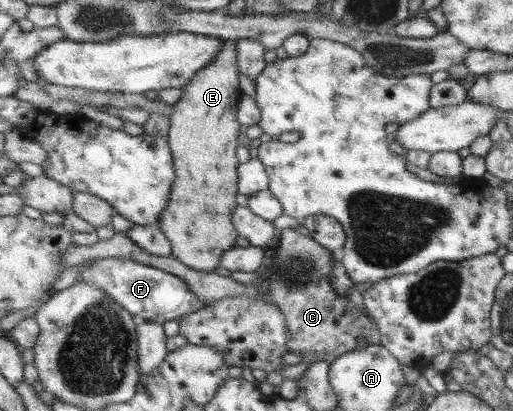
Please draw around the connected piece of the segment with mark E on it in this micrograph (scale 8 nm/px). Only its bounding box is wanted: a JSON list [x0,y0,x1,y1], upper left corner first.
[159,40,245,273]

